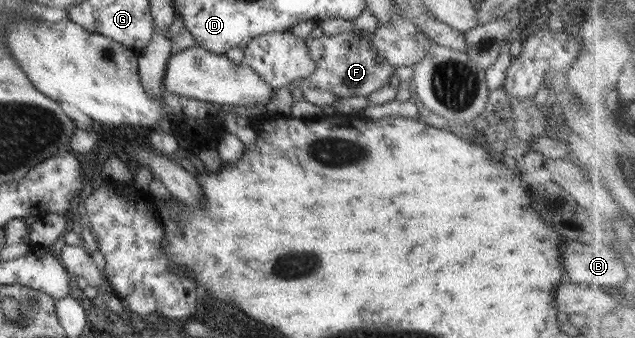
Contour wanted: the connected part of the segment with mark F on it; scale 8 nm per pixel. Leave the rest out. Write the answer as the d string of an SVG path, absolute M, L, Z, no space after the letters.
M350 30L338 35L322 35L320 38L306 38L308 54L314 60L316 69L310 77L304 78L304 85L312 88L331 91L336 97L368 96L382 87L392 83L394 65L388 63L386 57L378 54L370 39L372 32L366 30Z

